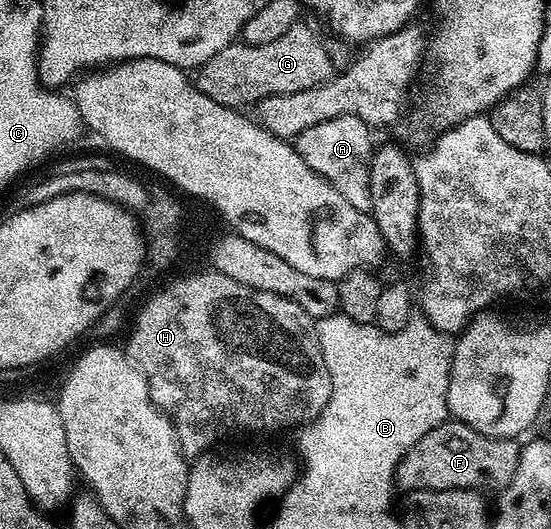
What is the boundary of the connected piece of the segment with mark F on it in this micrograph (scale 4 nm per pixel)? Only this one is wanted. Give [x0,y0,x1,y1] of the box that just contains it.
[394,420,519,492]

